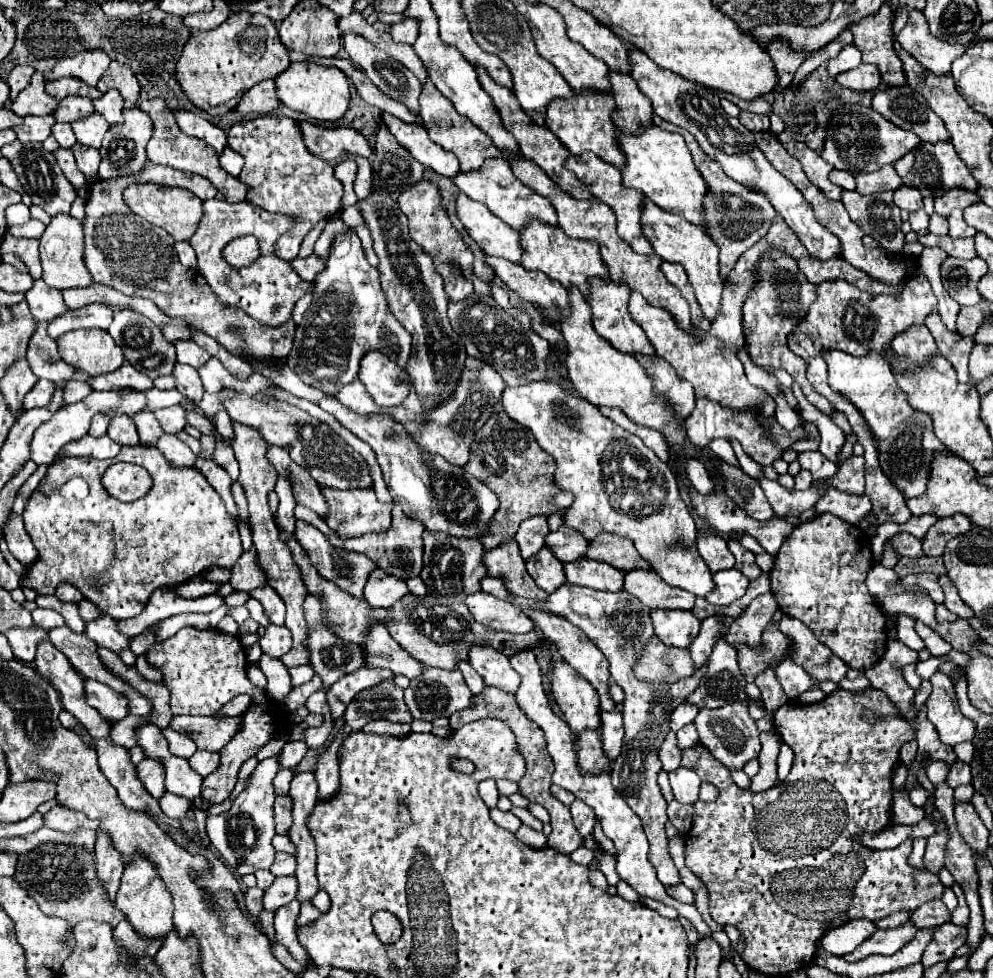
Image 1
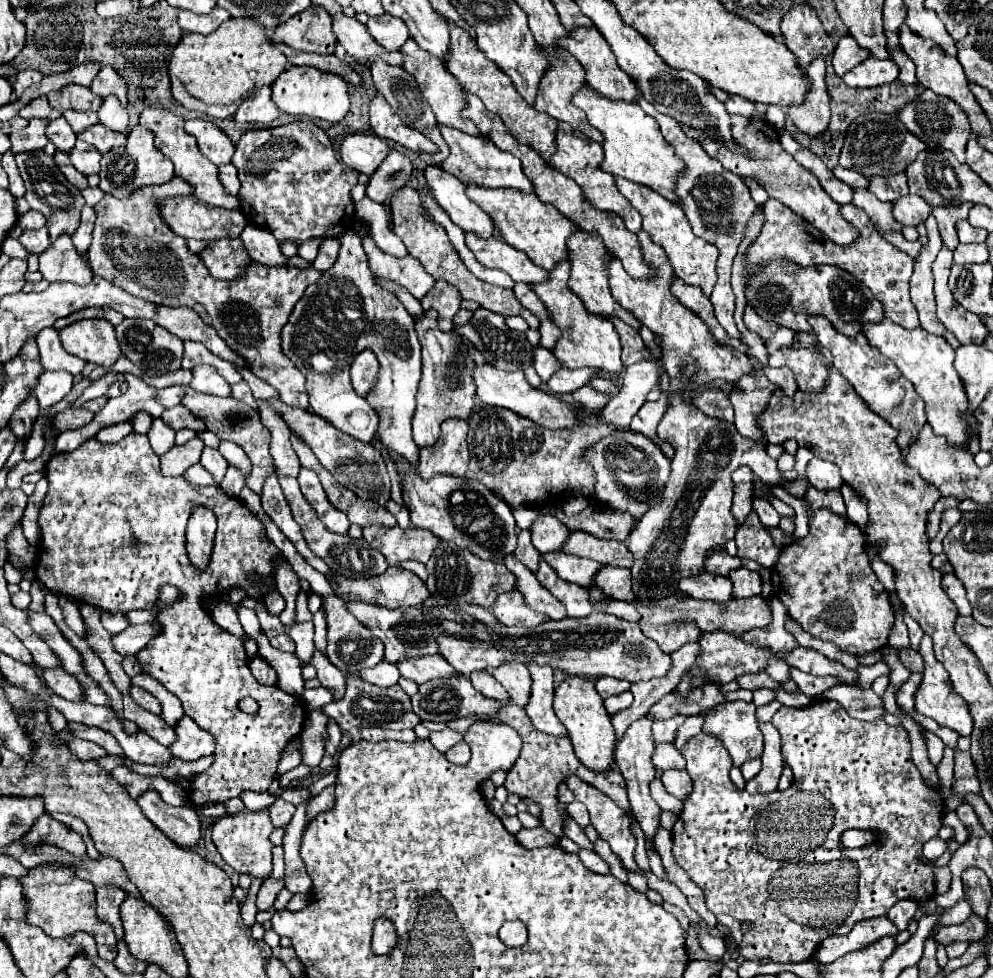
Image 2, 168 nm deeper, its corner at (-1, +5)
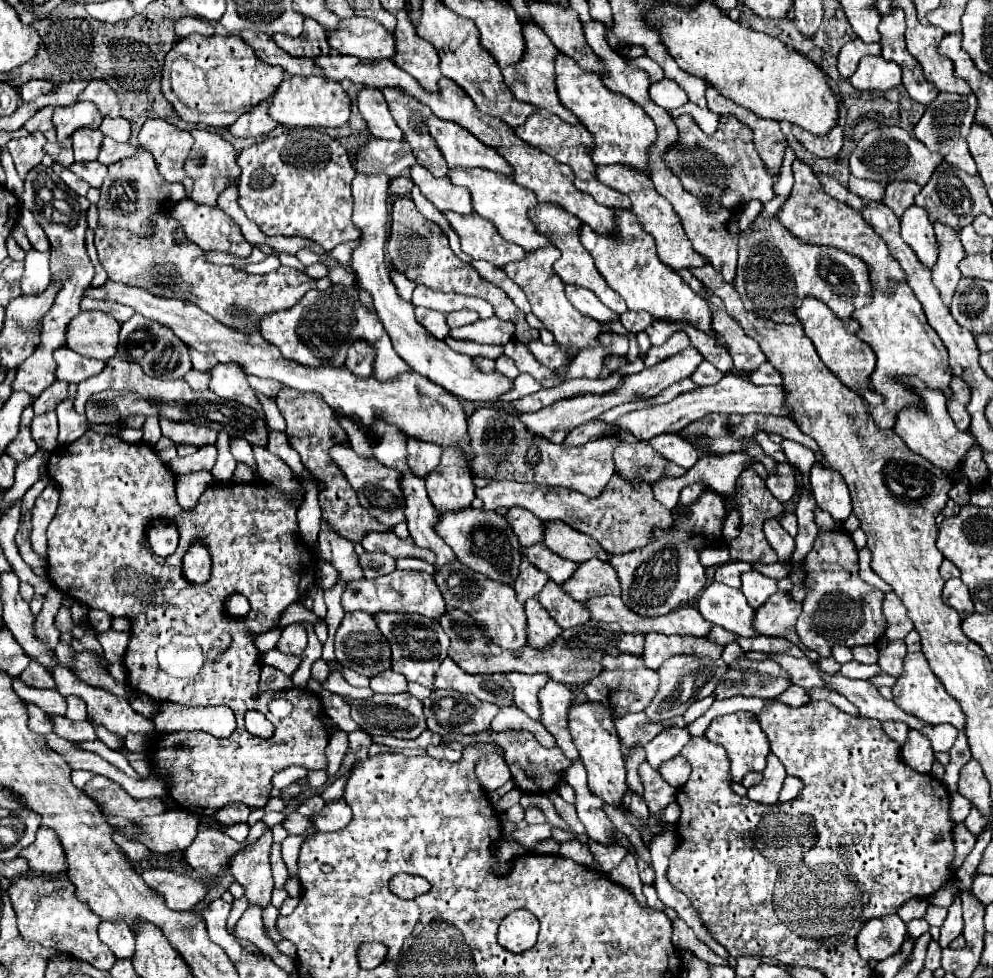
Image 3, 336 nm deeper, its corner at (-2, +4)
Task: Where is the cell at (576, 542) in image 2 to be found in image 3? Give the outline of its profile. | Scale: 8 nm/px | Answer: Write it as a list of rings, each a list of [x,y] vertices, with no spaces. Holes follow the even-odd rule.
[[[543,521],[543,545],[559,557],[575,563],[583,563],[591,557],[601,561],[609,559],[609,555],[605,555],[593,537],[575,531],[563,521]]]

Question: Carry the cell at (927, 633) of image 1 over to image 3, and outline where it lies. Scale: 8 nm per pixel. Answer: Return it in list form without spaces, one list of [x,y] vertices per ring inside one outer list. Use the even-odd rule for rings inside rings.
[[[909,653],[903,661],[903,671],[893,687],[893,701],[903,707],[903,711],[911,711],[915,717],[927,721],[927,723],[949,723],[953,727],[957,727],[959,731],[963,731],[963,711],[959,707],[959,703],[955,703],[955,699],[951,699],[951,695],[947,695],[947,691],[943,689],[943,685],[939,683],[939,679],[935,679],[935,673],[929,671],[927,667],[927,659],[923,659],[923,653]]]

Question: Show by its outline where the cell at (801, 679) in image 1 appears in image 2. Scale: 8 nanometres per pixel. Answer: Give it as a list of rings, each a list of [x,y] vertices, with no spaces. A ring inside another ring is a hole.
[[[770,658],[770,666],[766,668],[766,672],[776,682],[788,682],[790,680],[790,666],[784,660],[780,660],[780,658]]]

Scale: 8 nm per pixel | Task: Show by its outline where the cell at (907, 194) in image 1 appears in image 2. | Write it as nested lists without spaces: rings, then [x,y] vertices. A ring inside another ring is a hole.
[[[908,194],[908,196],[902,196],[896,200],[894,218],[898,222],[902,222],[904,226],[906,224],[918,226],[920,222],[924,222],[928,218],[930,210],[932,210],[932,206],[924,198],[920,198],[916,194]]]

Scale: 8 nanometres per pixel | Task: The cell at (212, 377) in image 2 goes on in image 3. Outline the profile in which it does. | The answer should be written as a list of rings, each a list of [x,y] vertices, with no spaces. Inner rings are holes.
[[[217,363],[211,369],[211,387],[213,393],[217,393],[223,399],[231,399],[237,401],[241,405],[251,407],[253,411],[257,411],[263,417],[263,407],[253,391],[253,387],[247,381],[247,375],[243,371],[241,365],[237,363]]]

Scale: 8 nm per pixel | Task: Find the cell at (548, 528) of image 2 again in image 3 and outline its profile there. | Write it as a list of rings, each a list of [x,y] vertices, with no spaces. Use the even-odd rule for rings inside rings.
[[[511,507],[505,515],[507,525],[517,535],[521,545],[541,543],[543,541],[543,523],[523,507]]]

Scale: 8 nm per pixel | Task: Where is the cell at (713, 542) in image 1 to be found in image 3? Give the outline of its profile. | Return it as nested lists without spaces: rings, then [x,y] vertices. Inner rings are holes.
[[[729,561],[725,563],[723,567],[717,567],[715,571],[715,581],[717,583],[725,583],[733,589],[739,589],[741,587],[741,573],[749,571],[751,565],[749,563],[743,563],[743,561]]]

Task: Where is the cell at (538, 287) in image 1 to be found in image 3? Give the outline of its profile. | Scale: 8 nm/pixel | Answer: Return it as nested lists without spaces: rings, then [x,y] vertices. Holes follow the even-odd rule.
[[[445,211],[443,215],[459,235],[463,253],[471,255],[473,259],[489,261],[495,267],[523,259],[525,251],[519,245],[507,243],[491,221],[479,215],[459,215],[455,211]]]

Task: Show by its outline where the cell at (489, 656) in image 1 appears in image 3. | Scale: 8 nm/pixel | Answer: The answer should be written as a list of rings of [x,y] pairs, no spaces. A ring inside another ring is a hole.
[[[507,673],[507,679],[511,681],[515,689],[515,705],[531,715],[531,719],[541,719],[541,705],[537,699],[537,693],[545,687],[549,681],[549,675],[535,673],[535,675],[523,675],[523,673]]]

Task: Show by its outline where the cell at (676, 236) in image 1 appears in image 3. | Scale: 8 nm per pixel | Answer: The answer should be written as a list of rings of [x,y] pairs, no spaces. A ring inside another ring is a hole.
[[[615,163],[615,165],[609,165],[609,167],[597,167],[595,175],[601,183],[609,185],[611,189],[617,189],[617,191],[625,193],[631,199],[631,211],[637,215],[639,225],[655,239],[657,255],[663,263],[667,263],[673,269],[683,269],[683,267],[701,267],[707,261],[707,259],[703,259],[703,255],[695,253],[695,249],[691,247],[691,241],[687,239],[687,235],[683,231],[679,215],[675,215],[671,203],[655,191],[651,179],[643,171],[635,171],[633,167]]]

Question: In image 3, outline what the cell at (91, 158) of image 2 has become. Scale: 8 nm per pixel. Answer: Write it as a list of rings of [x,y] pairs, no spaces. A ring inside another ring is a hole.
[[[73,163],[71,167],[69,167],[79,179],[83,179],[83,181],[87,181],[91,187],[95,187],[95,189],[99,189],[101,185],[103,185],[103,181],[105,181],[105,177],[107,177],[107,167],[105,165],[101,165],[101,163]]]

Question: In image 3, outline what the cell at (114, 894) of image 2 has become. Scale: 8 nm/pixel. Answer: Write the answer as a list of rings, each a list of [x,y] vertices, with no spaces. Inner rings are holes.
[[[101,921],[99,939],[115,953],[117,959],[131,959],[135,955],[135,935],[127,923]]]

